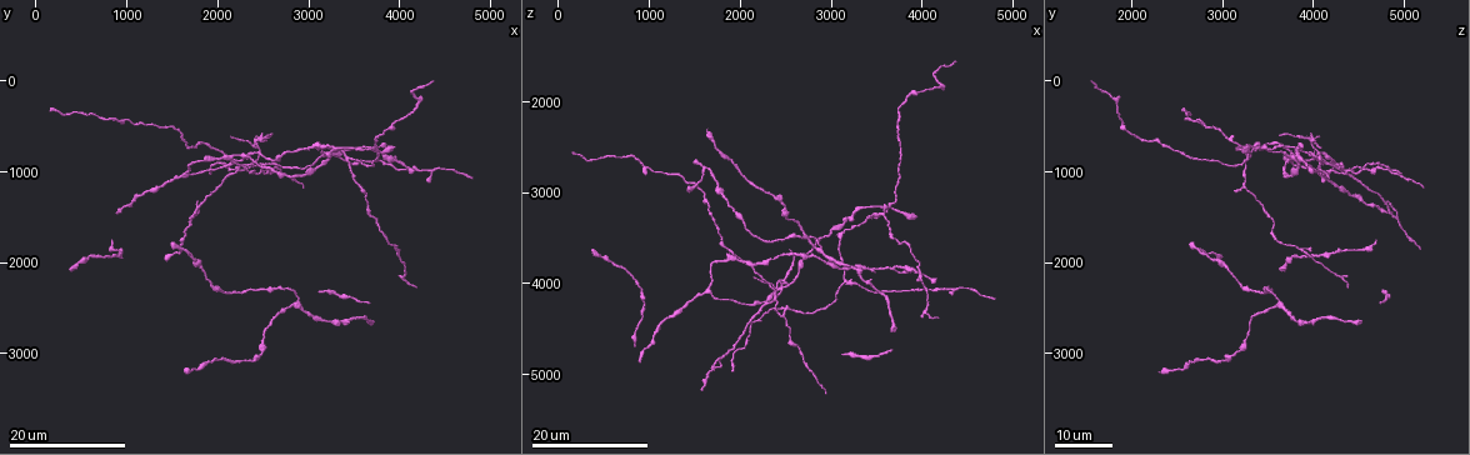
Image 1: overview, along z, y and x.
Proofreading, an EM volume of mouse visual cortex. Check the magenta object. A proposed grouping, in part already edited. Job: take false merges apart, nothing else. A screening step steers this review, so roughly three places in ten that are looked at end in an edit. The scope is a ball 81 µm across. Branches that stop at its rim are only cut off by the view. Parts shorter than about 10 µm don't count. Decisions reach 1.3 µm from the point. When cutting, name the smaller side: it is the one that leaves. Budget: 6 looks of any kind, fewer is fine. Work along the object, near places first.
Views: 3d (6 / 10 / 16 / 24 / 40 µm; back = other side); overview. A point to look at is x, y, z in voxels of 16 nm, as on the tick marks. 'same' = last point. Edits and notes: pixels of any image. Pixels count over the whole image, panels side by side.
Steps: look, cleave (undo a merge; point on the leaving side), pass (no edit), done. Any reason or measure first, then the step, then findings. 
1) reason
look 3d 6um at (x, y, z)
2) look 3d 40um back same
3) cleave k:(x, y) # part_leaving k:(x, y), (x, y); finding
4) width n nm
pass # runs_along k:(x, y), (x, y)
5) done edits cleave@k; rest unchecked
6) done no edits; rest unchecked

four arms meet
look 3d 24um at (2450, 800, 4050)

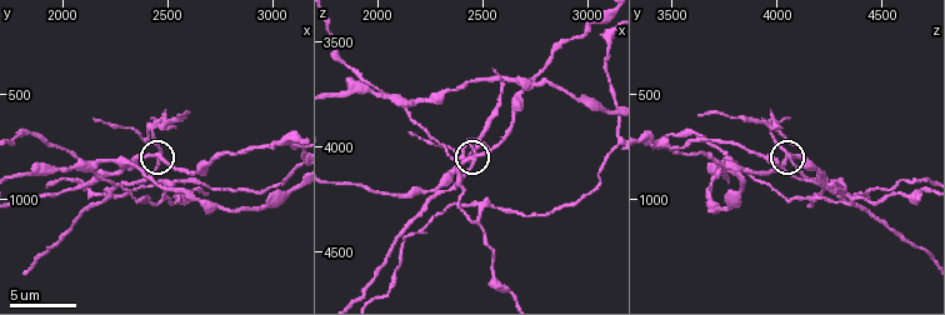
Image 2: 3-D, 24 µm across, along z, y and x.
look 3d 10um at (2460, 810, 4070)

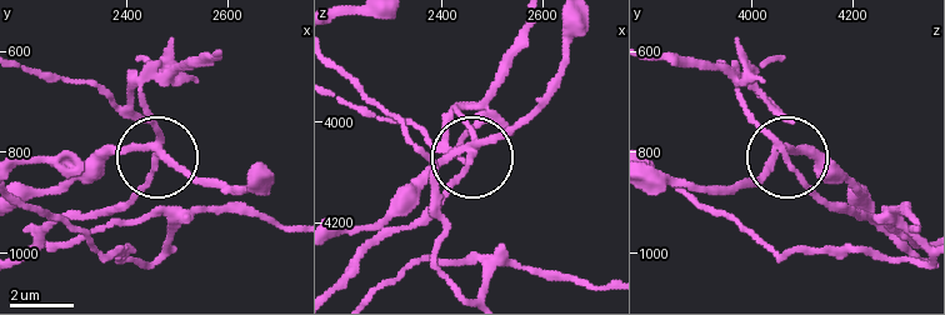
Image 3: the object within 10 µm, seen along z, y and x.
arms 4
cleave 3:(131, 105) # a second cell is stuck on

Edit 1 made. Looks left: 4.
four arms meet
look 3d 10um at (2130, 840, 3770)

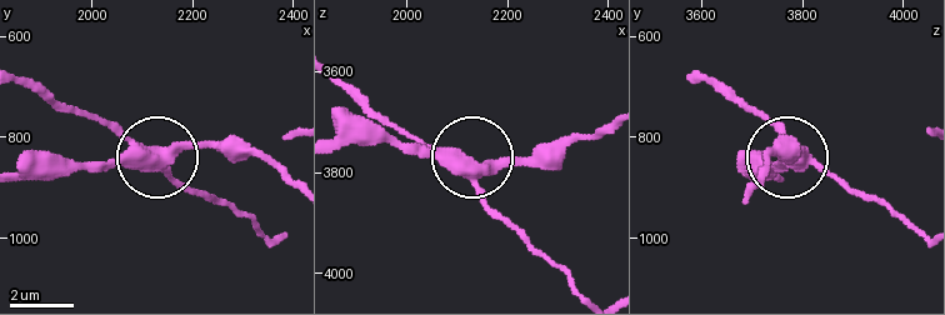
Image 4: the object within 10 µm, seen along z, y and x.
cleave 4:(113, 131) # part_leaving 4:(151, 153), (175, 178), (271, 234); a second cell is stuck on

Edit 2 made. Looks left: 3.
calibre changes
look 3d 24um at (1600, 1850, 2750)

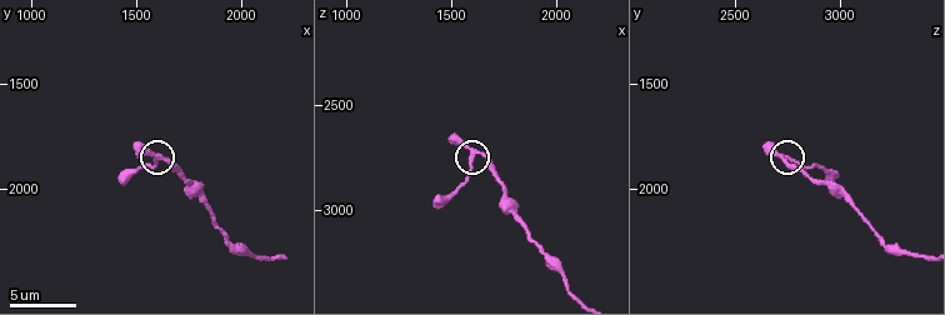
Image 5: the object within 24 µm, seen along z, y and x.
look 3d 10um at (1610, 1850, 2760)

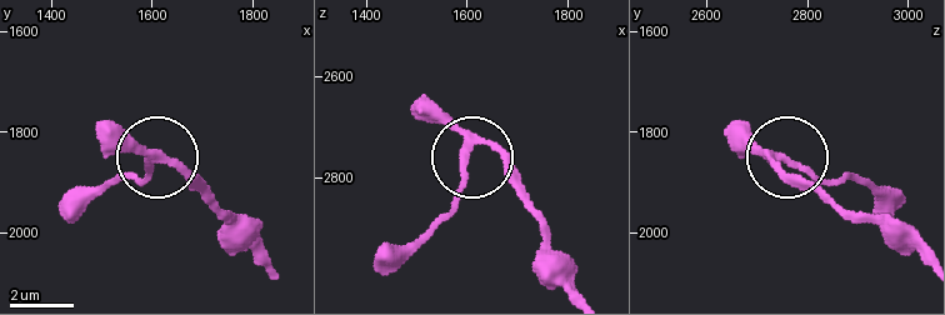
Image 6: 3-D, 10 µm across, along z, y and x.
arms 3
pass # continuous, no second cell

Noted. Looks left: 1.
done edits cleave@3, cleave@4; rest unchecked

